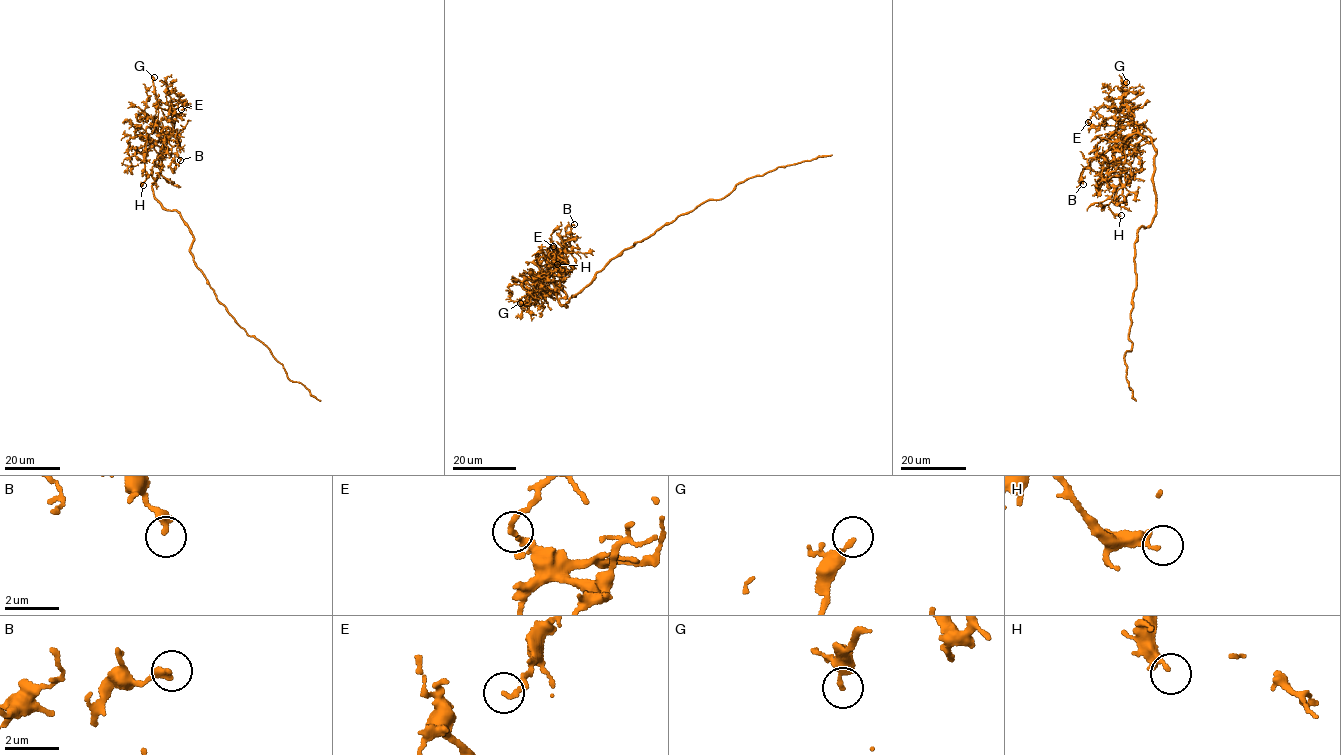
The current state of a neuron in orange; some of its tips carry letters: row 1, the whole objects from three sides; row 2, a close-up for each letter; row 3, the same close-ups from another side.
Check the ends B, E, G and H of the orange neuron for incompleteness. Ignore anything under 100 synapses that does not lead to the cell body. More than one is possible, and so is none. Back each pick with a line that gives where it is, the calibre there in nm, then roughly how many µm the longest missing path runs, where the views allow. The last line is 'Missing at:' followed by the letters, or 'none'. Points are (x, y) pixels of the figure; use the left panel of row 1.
Missing at: none

